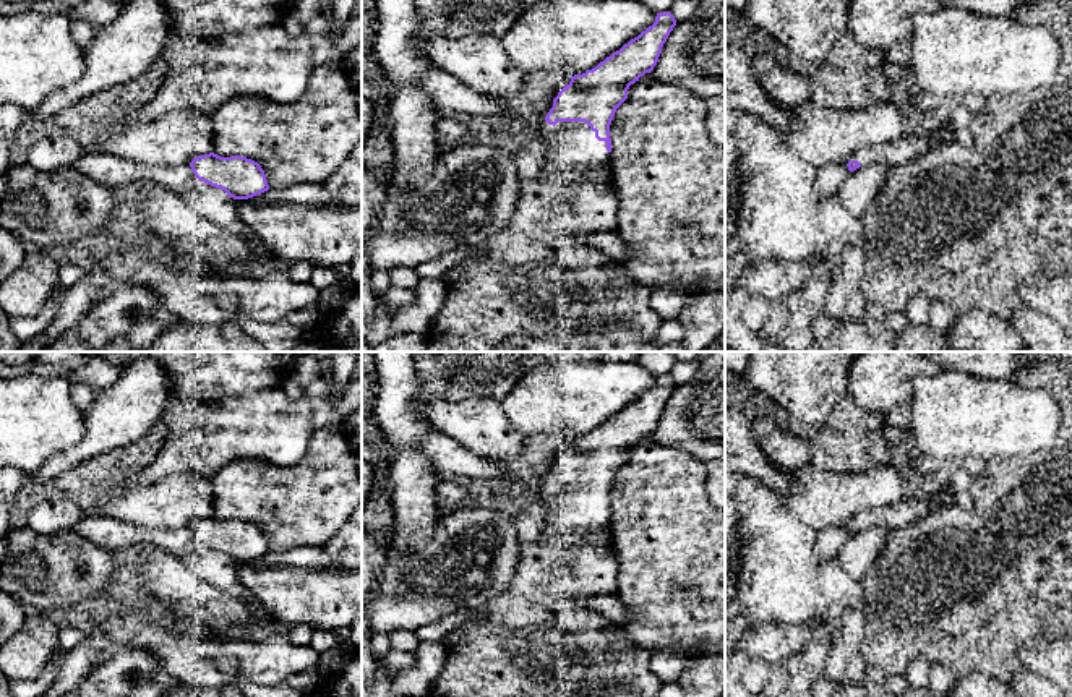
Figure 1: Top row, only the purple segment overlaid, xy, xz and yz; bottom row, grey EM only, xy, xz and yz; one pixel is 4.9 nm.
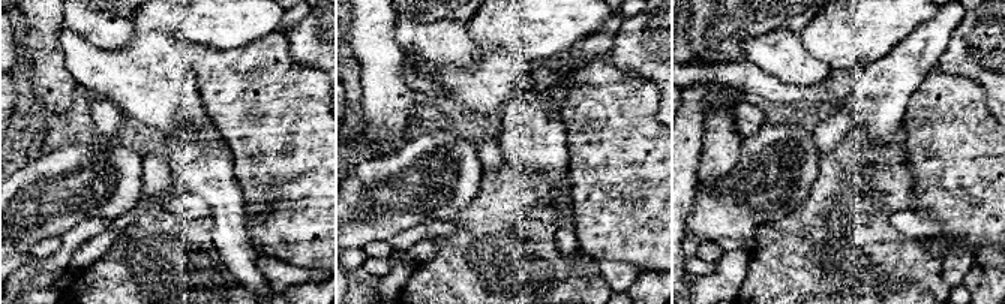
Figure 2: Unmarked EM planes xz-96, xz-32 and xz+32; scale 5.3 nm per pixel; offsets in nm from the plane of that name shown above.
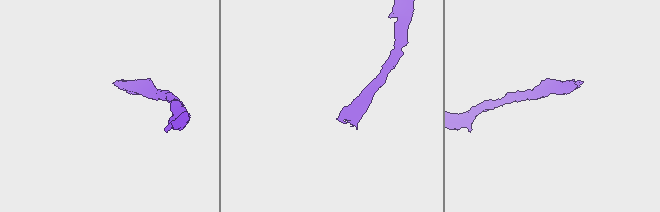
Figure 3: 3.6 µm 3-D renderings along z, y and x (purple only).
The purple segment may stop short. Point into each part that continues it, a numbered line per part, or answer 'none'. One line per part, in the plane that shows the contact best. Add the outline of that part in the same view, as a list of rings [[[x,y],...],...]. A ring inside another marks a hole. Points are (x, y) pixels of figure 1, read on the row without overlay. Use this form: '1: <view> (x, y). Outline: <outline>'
1: xz (573, 513). Outline: [[[543,483],[542,493],[548,499],[543,528],[561,535],[566,541],[577,540],[579,546],[611,548],[611,517],[607,506],[595,501],[595,494],[584,485],[558,485],[555,490]]]

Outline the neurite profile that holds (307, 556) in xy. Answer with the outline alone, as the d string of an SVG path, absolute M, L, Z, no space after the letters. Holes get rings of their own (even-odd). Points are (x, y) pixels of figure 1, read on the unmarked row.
M311 546L294 548L284 553L269 551L268 554L251 561L253 567L272 567L279 564L323 569L331 562L318 548Z

